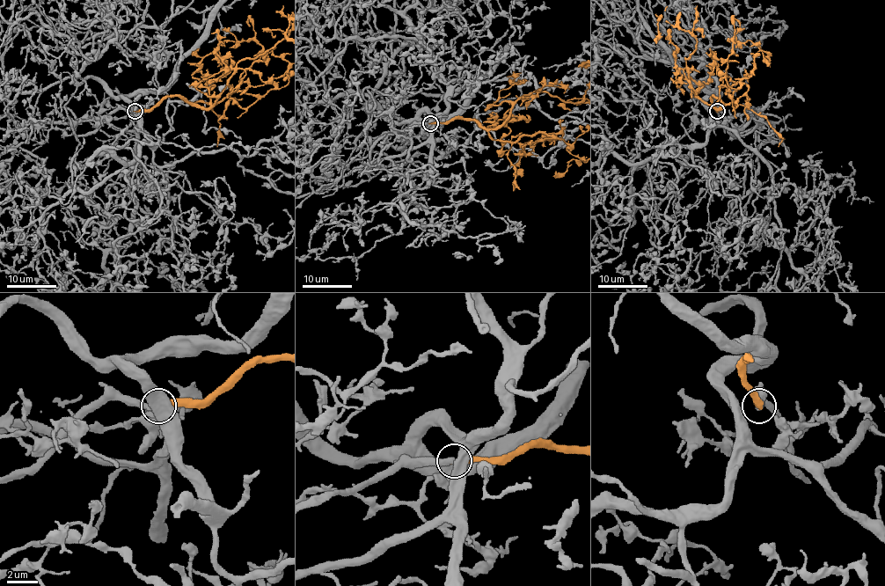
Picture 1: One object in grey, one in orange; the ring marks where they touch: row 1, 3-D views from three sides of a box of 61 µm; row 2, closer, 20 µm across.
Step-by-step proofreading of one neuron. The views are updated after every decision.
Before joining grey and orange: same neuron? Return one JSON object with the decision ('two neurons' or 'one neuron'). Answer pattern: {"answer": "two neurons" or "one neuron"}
{"answer": "one neuron"}

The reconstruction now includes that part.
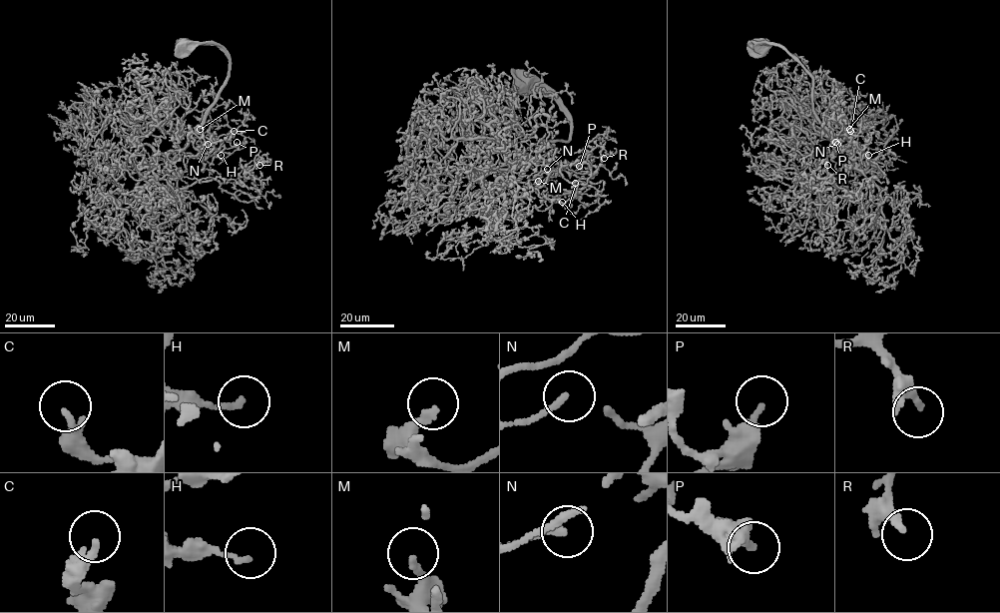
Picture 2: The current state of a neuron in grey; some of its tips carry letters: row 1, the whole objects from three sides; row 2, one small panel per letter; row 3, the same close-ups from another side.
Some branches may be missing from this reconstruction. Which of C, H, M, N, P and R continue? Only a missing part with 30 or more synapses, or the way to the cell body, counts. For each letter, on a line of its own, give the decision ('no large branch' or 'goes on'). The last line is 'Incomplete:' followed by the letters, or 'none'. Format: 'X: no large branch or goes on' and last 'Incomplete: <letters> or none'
C: no large branch
H: no large branch
M: no large branch
N: no large branch
P: no large branch
R: goes on
Incomplete: R

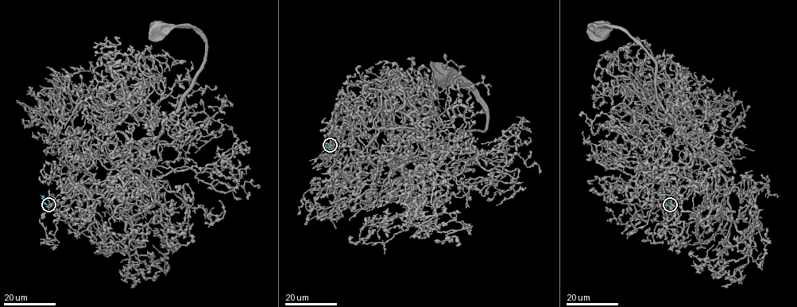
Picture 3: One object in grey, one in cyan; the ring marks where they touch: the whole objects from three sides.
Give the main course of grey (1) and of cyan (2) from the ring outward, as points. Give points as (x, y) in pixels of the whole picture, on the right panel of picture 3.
1: (670, 204), (652, 181), (690, 166), (698, 140), (656, 96), (654, 59), (601, 29)
2: (670, 204), (670, 200), (677, 195)

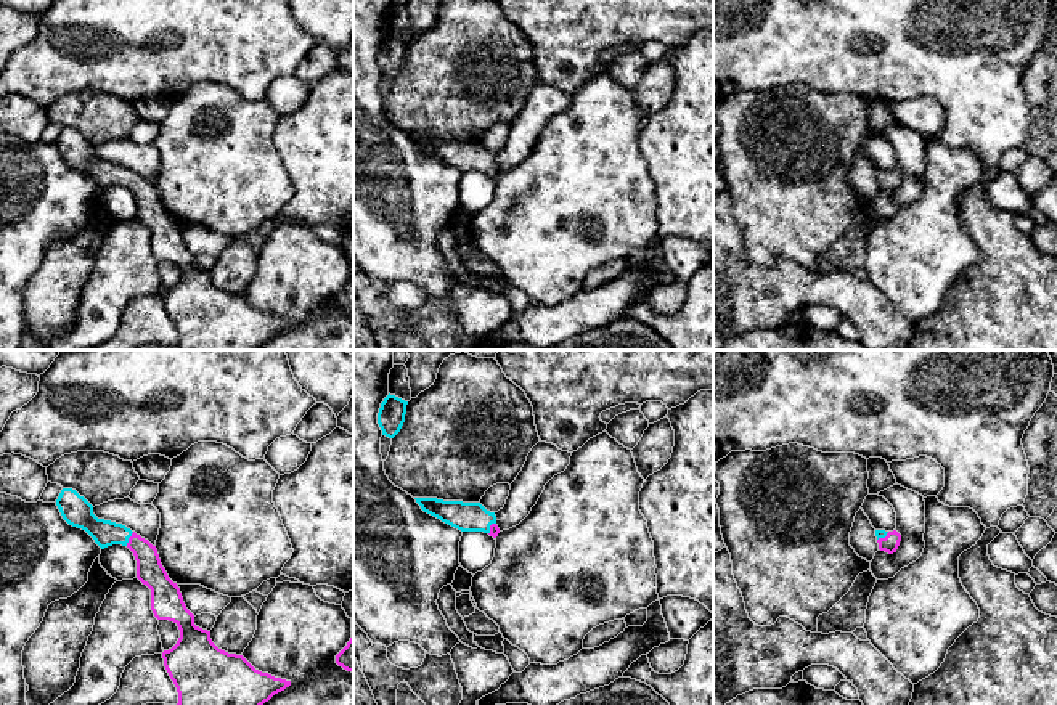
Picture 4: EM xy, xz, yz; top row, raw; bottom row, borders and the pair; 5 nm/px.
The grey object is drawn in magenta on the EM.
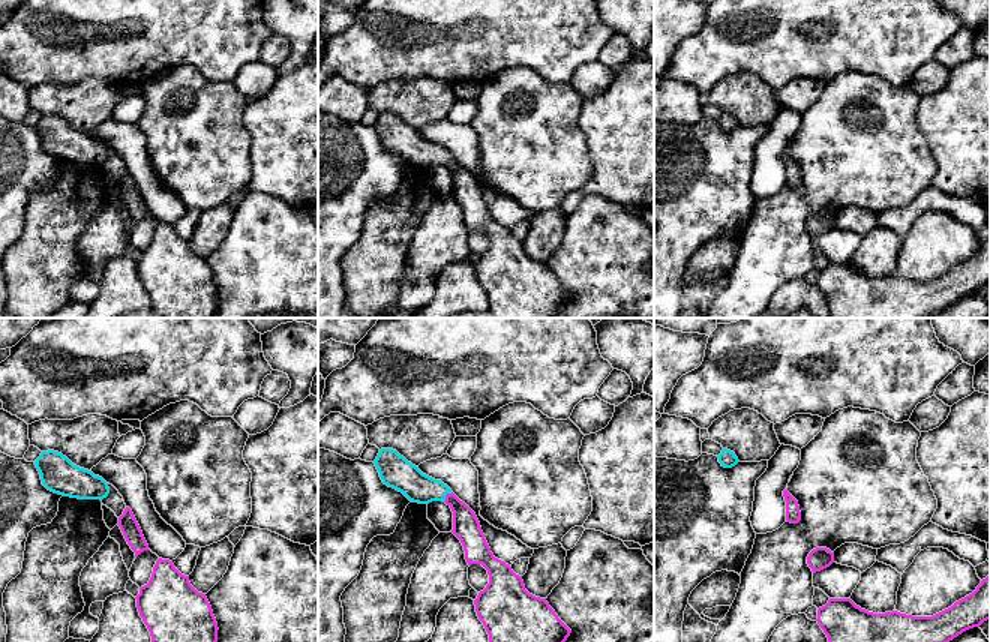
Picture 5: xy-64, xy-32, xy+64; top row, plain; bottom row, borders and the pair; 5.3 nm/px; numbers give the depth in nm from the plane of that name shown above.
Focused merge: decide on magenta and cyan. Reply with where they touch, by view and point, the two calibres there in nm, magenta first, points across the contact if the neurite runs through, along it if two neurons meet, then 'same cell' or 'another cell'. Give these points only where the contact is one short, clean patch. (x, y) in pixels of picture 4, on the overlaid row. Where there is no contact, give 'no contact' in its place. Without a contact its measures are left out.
xy (129, 538) | 140/130 nm | across xy (150, 570), (146, 556), (129, 538), (119, 533), (105, 533) | same cell

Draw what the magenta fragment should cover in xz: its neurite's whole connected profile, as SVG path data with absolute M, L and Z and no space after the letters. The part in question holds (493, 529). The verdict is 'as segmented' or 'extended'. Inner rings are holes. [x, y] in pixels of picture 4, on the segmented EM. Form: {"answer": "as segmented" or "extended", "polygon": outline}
{"answer": "extended", "polygon": "M414 498L421 509L461 532L484 532L496 538L500 528L495 512L480 503L443 501L437 498Z"}

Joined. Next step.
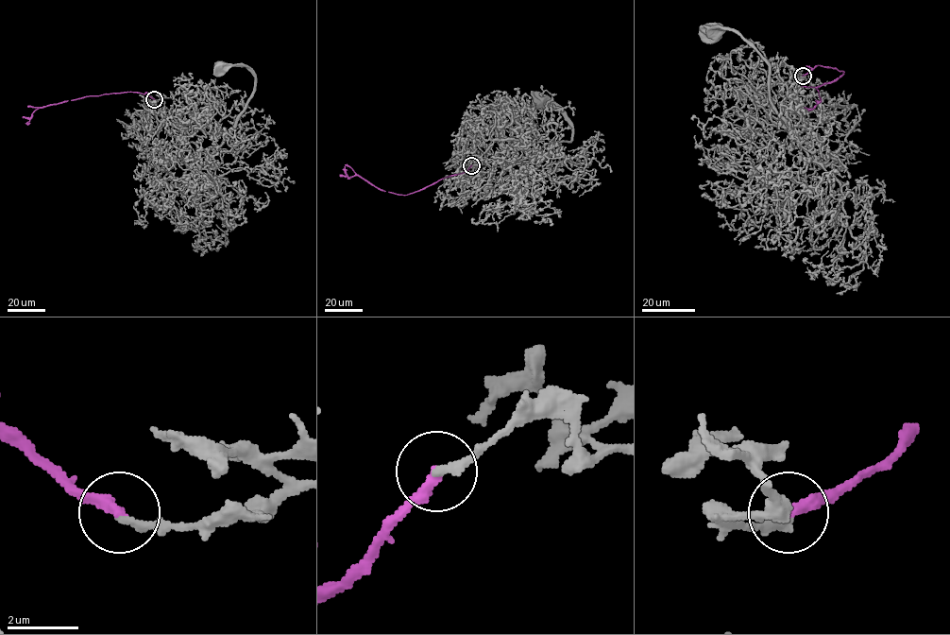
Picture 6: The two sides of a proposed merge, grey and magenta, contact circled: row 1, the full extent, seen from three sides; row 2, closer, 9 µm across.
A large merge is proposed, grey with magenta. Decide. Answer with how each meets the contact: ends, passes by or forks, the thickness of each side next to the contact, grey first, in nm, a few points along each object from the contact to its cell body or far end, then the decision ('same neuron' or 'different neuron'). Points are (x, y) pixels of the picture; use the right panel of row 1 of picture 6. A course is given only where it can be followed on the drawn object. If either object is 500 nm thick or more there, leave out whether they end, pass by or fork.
grey ends; magenta ends; calibres 220 and 320 nm; course grey (803, 76), (800, 138), (812, 145), (771, 101), (767, 61), (737, 33), (714, 31); course magenta (803, 76), (816, 65), (843, 71), (837, 79), (816, 88), (820, 100), (812, 109), (804, 107); different neuron

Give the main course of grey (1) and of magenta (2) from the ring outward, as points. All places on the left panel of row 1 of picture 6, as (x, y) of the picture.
1: (154, 99), (177, 99), (195, 116), (183, 124), (186, 144), (217, 147), (255, 81), (245, 66), (221, 67)
2: (154, 99), (134, 92), (86, 96), (38, 108), (27, 122)

